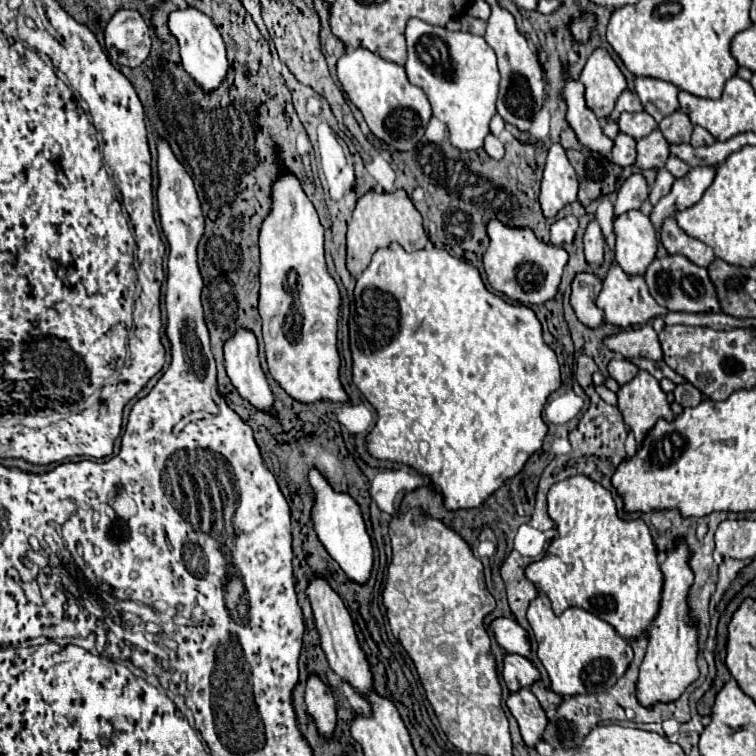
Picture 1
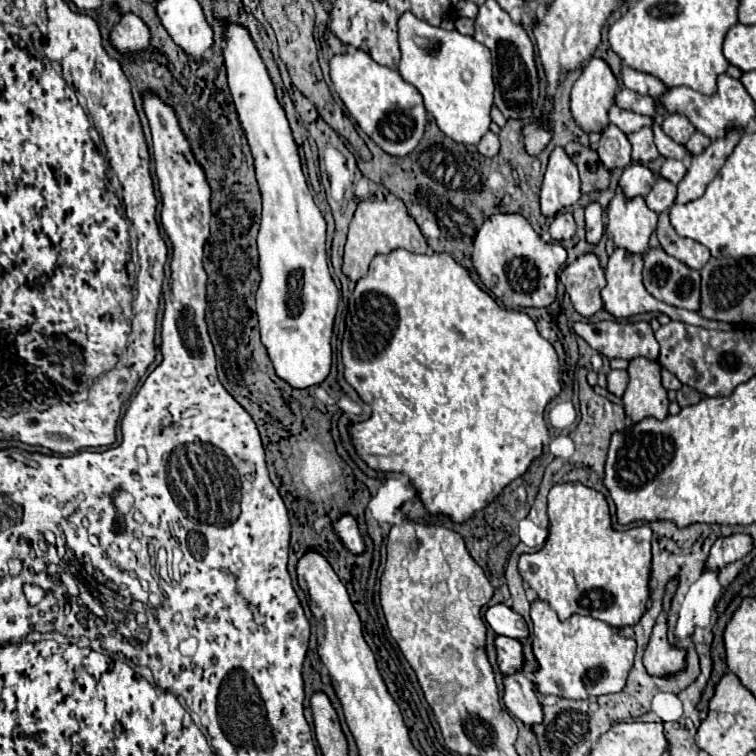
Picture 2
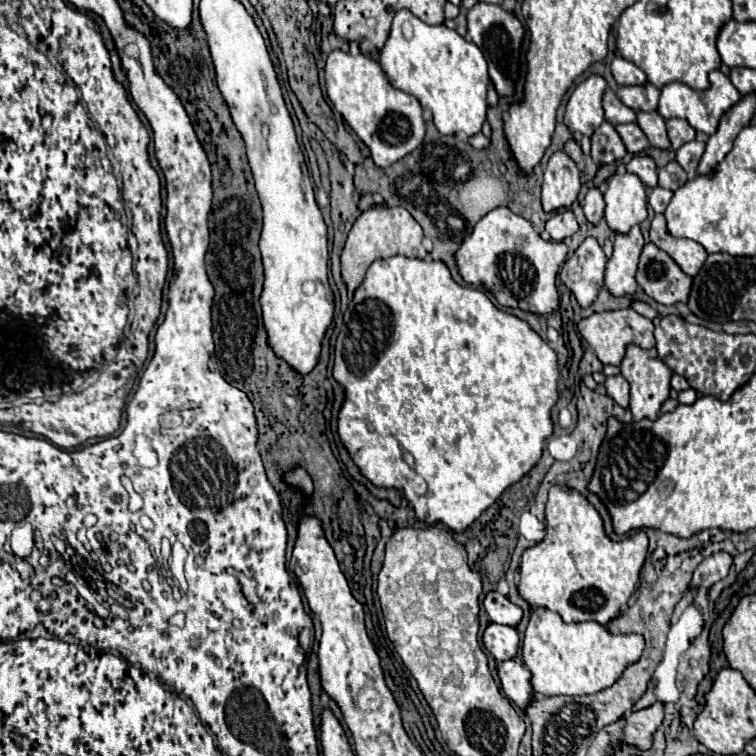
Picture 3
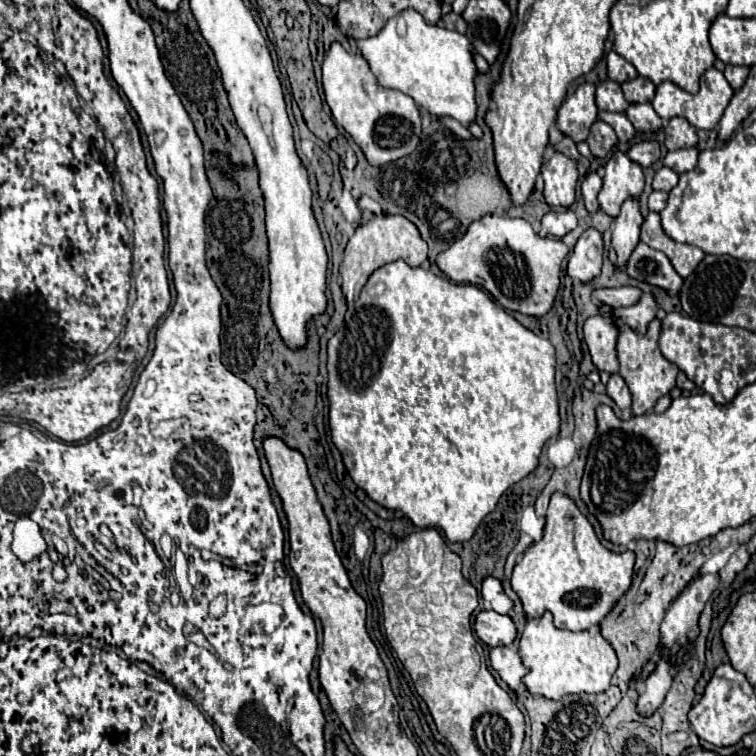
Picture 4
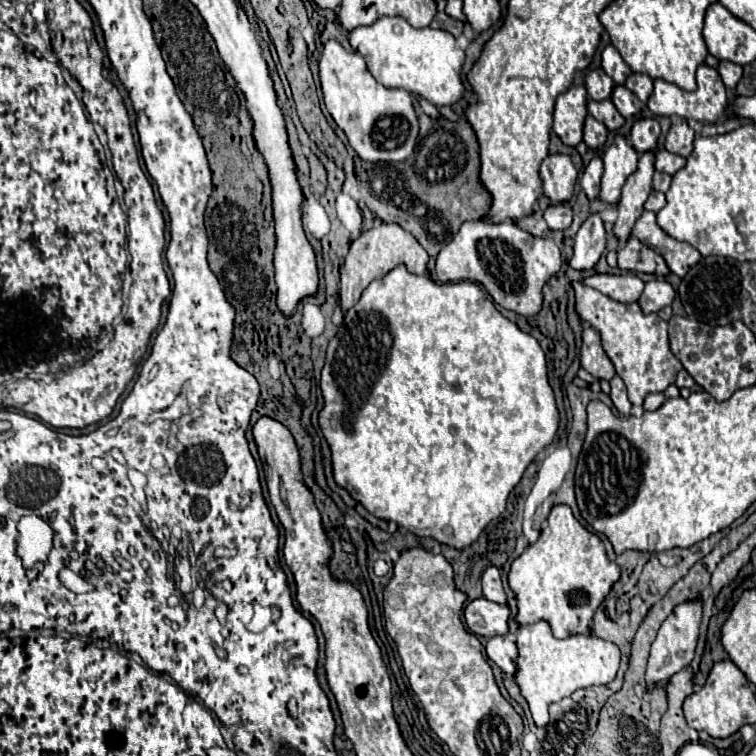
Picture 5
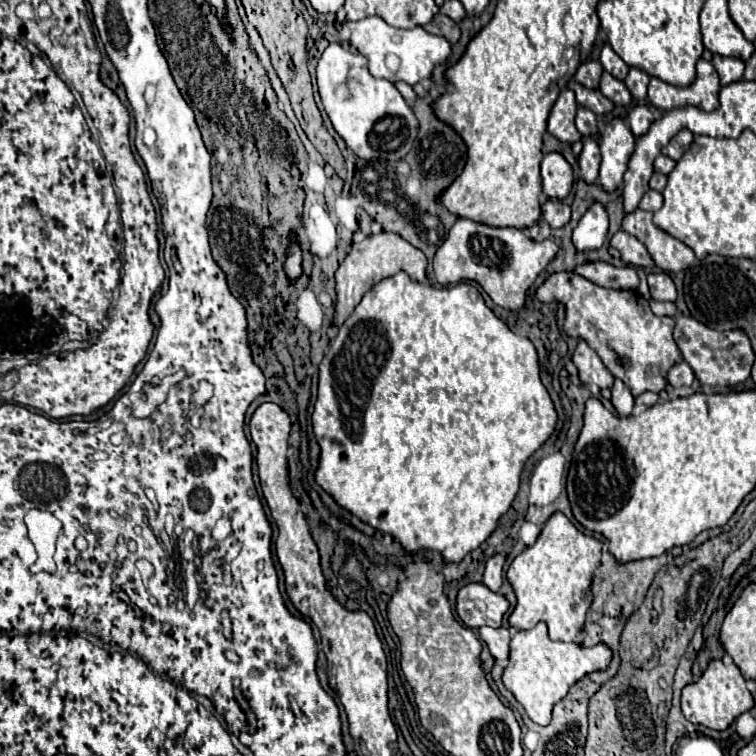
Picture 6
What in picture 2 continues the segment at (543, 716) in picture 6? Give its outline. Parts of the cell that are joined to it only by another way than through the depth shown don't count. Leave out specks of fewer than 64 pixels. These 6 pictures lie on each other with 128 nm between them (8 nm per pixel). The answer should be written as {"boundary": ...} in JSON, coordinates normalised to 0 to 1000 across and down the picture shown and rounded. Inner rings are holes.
{"boundary":[[[720,794],[704,796],[701,817],[706,825],[704,857],[714,878],[706,892],[706,907],[714,918],[733,918],[741,923],[783,923],[820,915],[825,910],[841,865],[841,849],[836,844],[820,841],[817,833],[783,815],[759,812],[741,823],[735,810]]]}

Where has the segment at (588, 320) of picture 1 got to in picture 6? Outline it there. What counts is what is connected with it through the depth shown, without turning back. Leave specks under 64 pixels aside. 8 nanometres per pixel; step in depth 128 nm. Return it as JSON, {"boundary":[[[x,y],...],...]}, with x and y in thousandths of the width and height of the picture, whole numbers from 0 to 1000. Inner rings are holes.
{"boundary":[[[783,270],[780,278],[767,288],[765,299],[759,302],[757,320],[762,325],[762,333],[778,333],[791,331],[804,310],[804,283],[796,270]]]}

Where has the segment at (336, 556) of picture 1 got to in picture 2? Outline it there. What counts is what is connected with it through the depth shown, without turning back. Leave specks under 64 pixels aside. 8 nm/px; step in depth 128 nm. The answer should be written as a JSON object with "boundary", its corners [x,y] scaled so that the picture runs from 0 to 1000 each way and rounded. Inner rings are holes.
{"boundary":[[[450,680],[444,688],[439,688],[439,701],[450,720],[468,735],[479,733],[484,728],[484,720],[479,714],[479,706],[474,701],[474,690],[466,680]]]}

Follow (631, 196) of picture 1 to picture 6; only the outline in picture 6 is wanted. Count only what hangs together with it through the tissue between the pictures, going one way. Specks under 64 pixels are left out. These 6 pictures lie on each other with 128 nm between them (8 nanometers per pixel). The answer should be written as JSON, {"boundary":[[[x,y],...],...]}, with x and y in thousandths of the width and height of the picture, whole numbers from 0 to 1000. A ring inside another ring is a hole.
{"boundary":[[[839,140],[839,146],[833,146],[828,159],[831,159],[836,177],[841,183],[847,183],[847,180],[852,180],[852,175],[857,175],[860,164],[865,161],[865,148],[857,140]]]}

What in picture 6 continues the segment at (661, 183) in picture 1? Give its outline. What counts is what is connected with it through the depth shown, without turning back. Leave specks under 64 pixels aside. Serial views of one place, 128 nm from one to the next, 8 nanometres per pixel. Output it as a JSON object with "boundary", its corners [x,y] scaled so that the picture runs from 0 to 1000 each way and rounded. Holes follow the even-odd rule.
{"boundary":[[[857,251],[857,254],[852,257],[852,262],[847,265],[847,275],[849,275],[849,278],[868,280],[873,272],[876,272],[876,257],[868,254],[868,251]]]}

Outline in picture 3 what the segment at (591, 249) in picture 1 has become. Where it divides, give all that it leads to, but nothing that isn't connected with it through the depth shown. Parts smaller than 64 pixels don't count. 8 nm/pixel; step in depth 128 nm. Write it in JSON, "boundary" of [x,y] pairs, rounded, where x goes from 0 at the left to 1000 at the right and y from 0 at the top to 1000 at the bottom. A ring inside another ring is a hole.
{"boundary":[[[780,249],[772,262],[772,286],[778,294],[791,296],[799,286],[799,262],[791,249]]]}

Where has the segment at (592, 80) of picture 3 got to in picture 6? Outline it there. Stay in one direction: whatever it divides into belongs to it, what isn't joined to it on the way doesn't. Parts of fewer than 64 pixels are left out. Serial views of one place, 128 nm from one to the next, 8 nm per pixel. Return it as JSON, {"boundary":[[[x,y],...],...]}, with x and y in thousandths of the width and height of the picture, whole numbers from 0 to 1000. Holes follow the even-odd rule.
{"boundary":[[[746,116],[728,148],[728,156],[725,156],[725,175],[730,180],[735,180],[741,188],[759,190],[770,183],[759,164],[762,143],[765,143],[765,138],[759,130],[759,122],[754,116]]]}

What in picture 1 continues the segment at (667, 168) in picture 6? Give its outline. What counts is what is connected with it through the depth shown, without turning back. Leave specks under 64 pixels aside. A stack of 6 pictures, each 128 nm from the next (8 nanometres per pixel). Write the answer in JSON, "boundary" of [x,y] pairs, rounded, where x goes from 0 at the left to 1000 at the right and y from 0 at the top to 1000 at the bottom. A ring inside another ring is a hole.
{"boundary":[[[921,167],[918,169],[918,175],[915,175],[915,193],[934,193],[934,190],[944,190],[947,185],[944,185],[944,180],[934,172],[934,169],[929,169],[929,167]]]}

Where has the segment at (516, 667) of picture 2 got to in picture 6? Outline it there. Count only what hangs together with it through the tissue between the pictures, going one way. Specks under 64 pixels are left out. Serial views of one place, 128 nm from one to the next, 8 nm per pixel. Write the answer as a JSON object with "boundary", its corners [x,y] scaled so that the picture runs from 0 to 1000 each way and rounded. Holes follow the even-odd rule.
{"boundary":[[[619,772],[606,783],[603,791],[603,810],[624,833],[638,828],[661,831],[672,804],[672,794],[664,786],[646,780],[640,772]]]}

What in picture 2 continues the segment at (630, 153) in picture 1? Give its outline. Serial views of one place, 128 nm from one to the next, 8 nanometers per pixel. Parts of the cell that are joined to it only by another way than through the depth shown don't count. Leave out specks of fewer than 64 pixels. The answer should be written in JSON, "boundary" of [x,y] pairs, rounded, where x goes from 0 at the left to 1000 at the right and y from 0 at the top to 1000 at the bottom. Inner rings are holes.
{"boundary":[[[807,164],[799,172],[799,177],[794,183],[794,193],[791,193],[791,206],[799,214],[799,220],[804,225],[828,222],[836,214],[833,198],[836,198],[836,193],[833,193],[828,177],[820,169],[815,169],[812,164]]]}

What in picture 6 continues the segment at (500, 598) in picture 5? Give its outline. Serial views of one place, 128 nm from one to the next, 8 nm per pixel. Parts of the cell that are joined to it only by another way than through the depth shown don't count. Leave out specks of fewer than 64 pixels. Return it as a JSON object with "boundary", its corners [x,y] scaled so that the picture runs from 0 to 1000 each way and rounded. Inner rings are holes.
{"boundary":[[[651,735],[646,743],[643,743],[643,754],[640,754],[640,772],[651,780],[651,783],[659,783],[661,775],[664,775],[664,749],[667,749],[667,735]]]}

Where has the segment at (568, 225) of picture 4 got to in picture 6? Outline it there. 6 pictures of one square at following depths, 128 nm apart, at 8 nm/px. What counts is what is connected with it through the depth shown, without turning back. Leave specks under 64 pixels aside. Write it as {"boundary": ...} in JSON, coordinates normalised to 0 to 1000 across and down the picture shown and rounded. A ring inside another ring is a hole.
{"boundary":[[[722,265],[717,270],[717,286],[728,302],[743,302],[754,294],[754,272],[743,265]]]}

